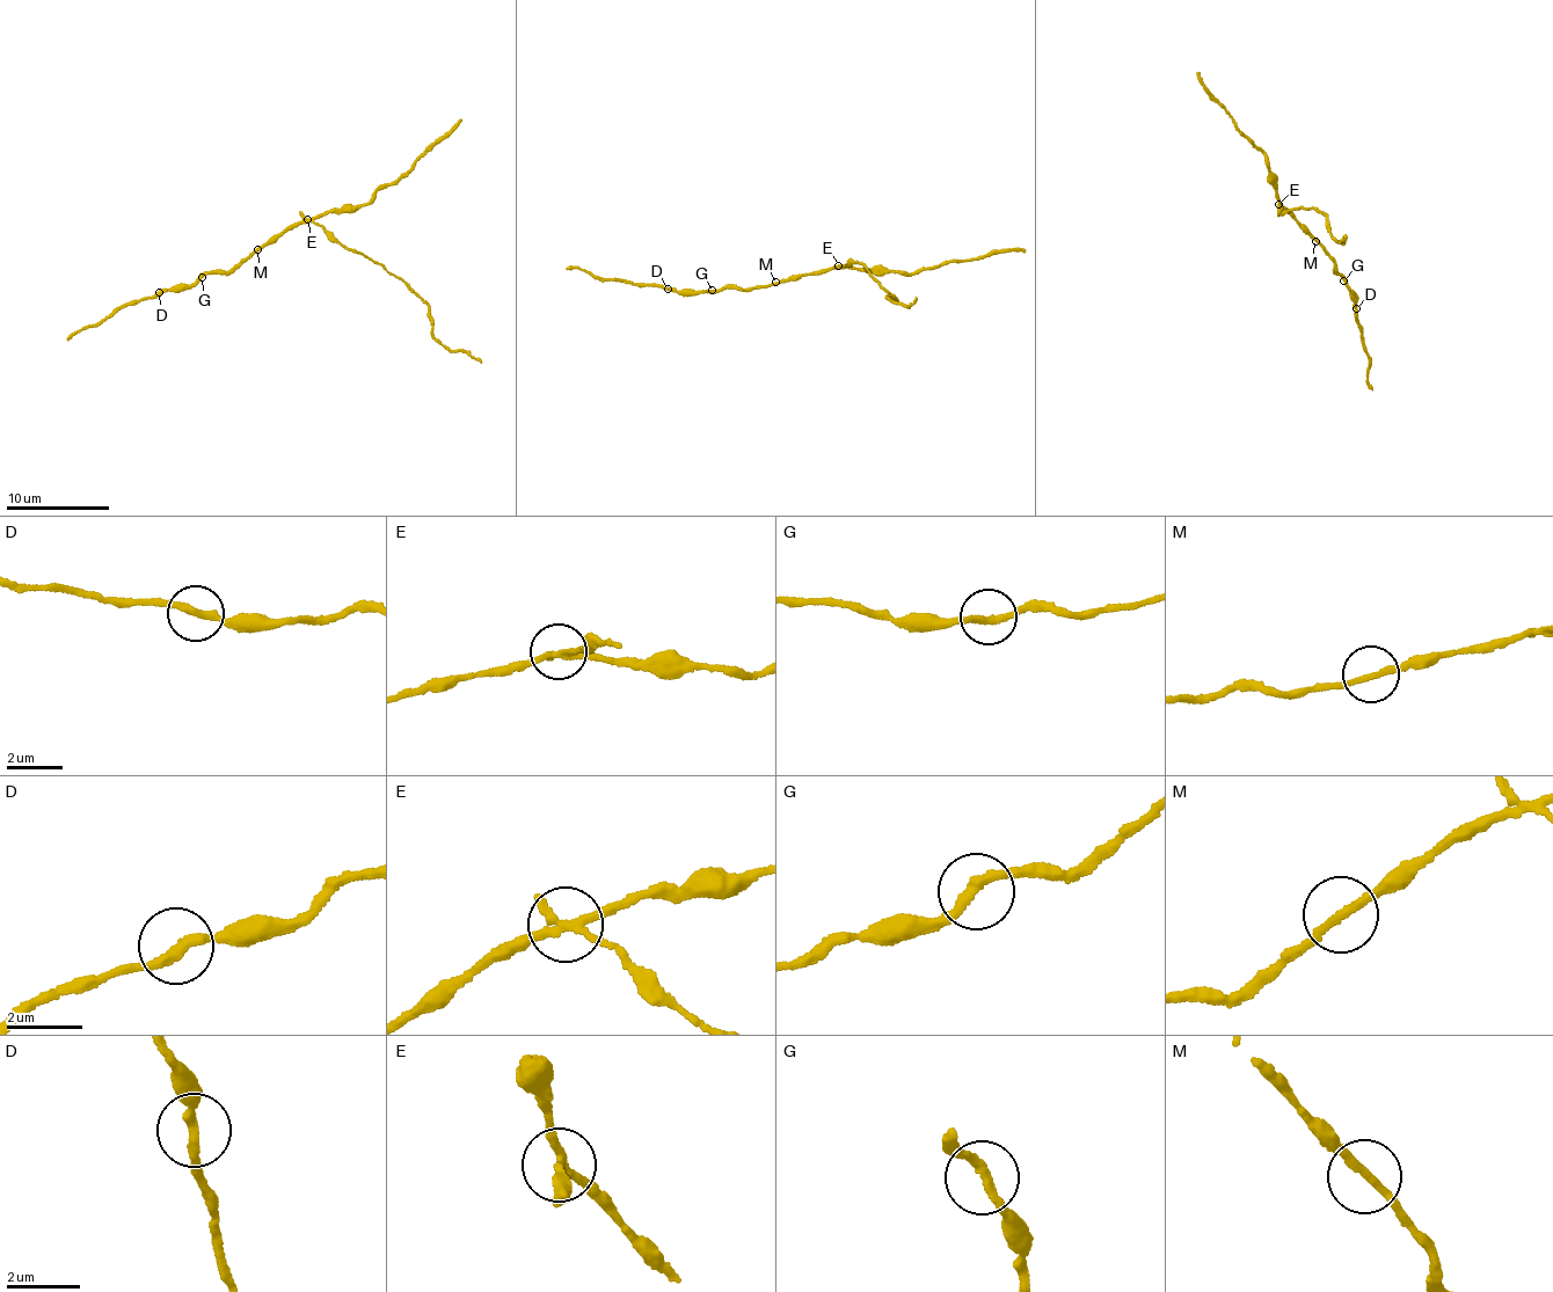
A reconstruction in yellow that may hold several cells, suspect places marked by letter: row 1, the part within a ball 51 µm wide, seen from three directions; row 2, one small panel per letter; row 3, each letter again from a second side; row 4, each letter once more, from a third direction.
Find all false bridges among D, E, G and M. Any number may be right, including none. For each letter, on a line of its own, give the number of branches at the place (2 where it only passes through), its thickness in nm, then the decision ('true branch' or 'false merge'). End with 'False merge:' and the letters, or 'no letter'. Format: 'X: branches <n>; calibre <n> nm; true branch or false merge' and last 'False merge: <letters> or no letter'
D: branches 2; calibre 260 nm; true branch
E: branches 3; calibre 200 nm; false merge
G: branches 2; calibre 240 nm; true branch
M: branches 2; calibre 200 nm; true branch
False merge: E

